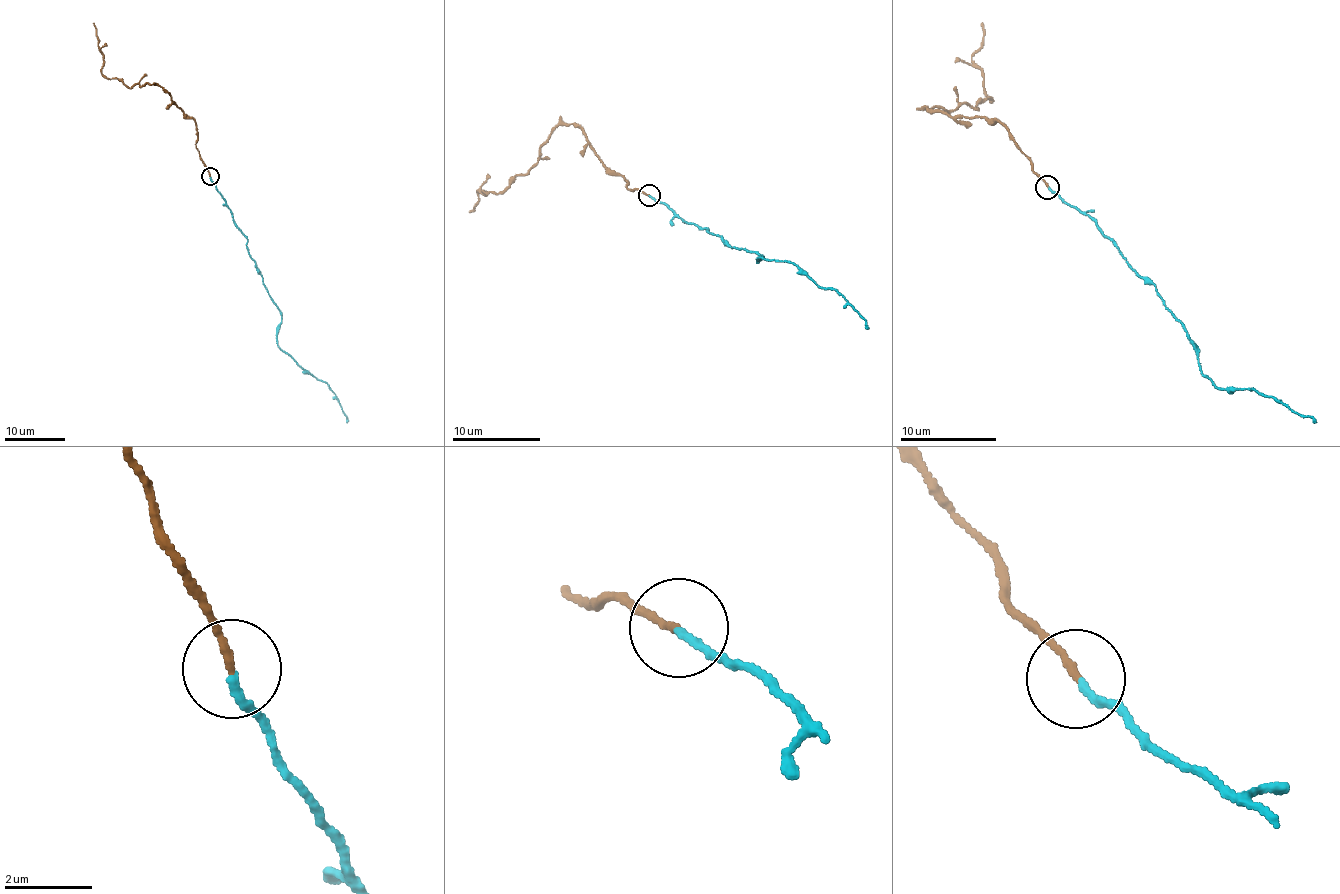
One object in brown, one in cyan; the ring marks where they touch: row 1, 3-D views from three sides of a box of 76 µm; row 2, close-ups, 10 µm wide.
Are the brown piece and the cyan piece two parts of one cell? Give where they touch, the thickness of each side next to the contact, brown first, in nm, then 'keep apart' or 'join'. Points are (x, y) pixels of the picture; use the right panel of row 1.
(1047, 187) | 150/190 nm | keep apart

